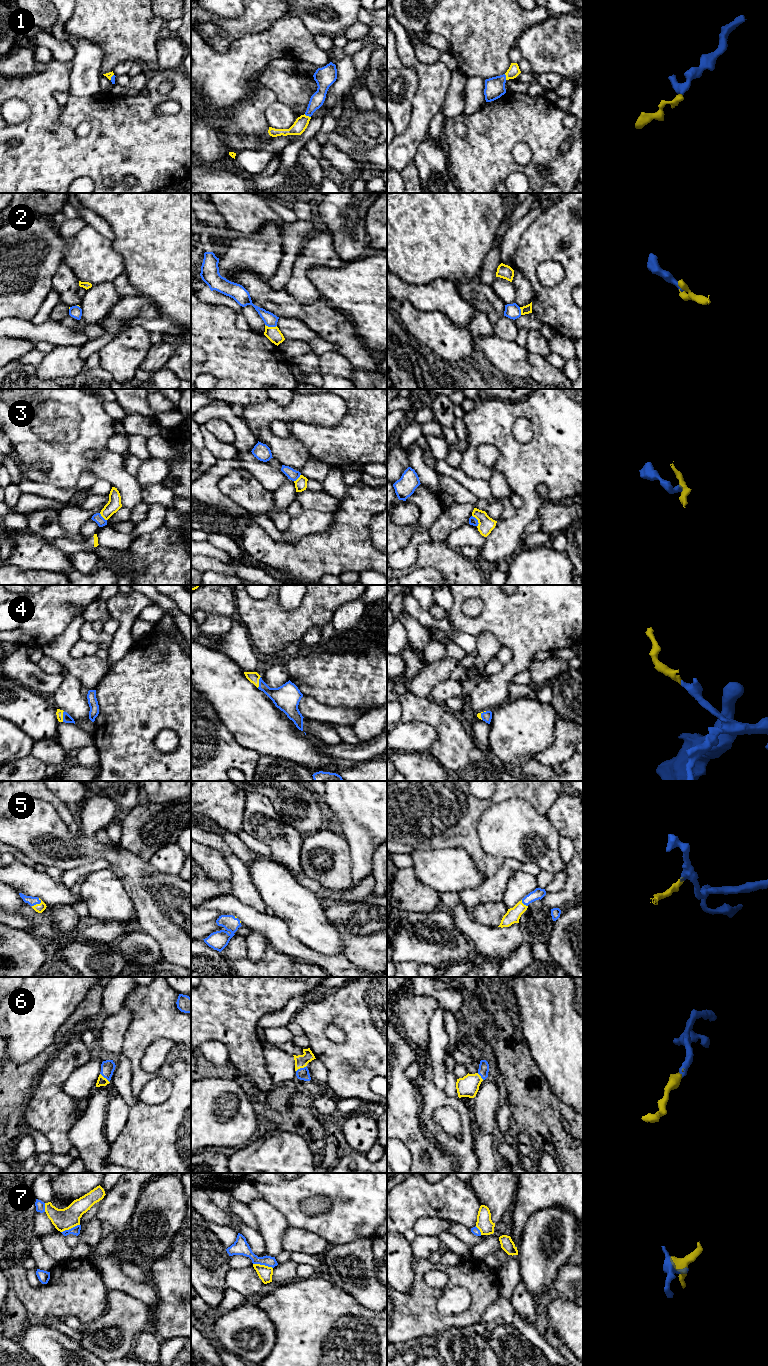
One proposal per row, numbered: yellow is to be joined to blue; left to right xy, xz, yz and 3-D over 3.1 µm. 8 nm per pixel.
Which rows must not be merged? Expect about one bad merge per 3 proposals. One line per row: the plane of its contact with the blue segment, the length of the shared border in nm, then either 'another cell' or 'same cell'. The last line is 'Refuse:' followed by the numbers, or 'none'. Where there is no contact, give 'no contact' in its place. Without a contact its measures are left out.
1: meets blue in xz; contact 60 nm long; same cell
2: meets blue in xz; contact 100 nm long; same cell
3: meets blue in yz; contact 100 nm long; another cell
4: meets blue in xz; contact 100 nm long; same cell
5: meets blue in xy; contact 90 nm long; same cell
6: meets blue in xz; contact 100 nm long; same cell
7: meets blue in xz; contact 170 nm long; another cell
Refuse: 3, 7

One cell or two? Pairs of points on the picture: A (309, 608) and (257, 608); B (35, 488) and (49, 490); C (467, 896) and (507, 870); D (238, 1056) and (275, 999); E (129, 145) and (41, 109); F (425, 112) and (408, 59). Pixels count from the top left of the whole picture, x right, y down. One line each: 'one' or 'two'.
A: one
B: one
C: one
D: one
E: one
F: one

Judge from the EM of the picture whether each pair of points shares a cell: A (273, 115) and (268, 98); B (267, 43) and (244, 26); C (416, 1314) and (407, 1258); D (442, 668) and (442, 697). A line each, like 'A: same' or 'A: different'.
A: different
B: different
C: different
D: different

